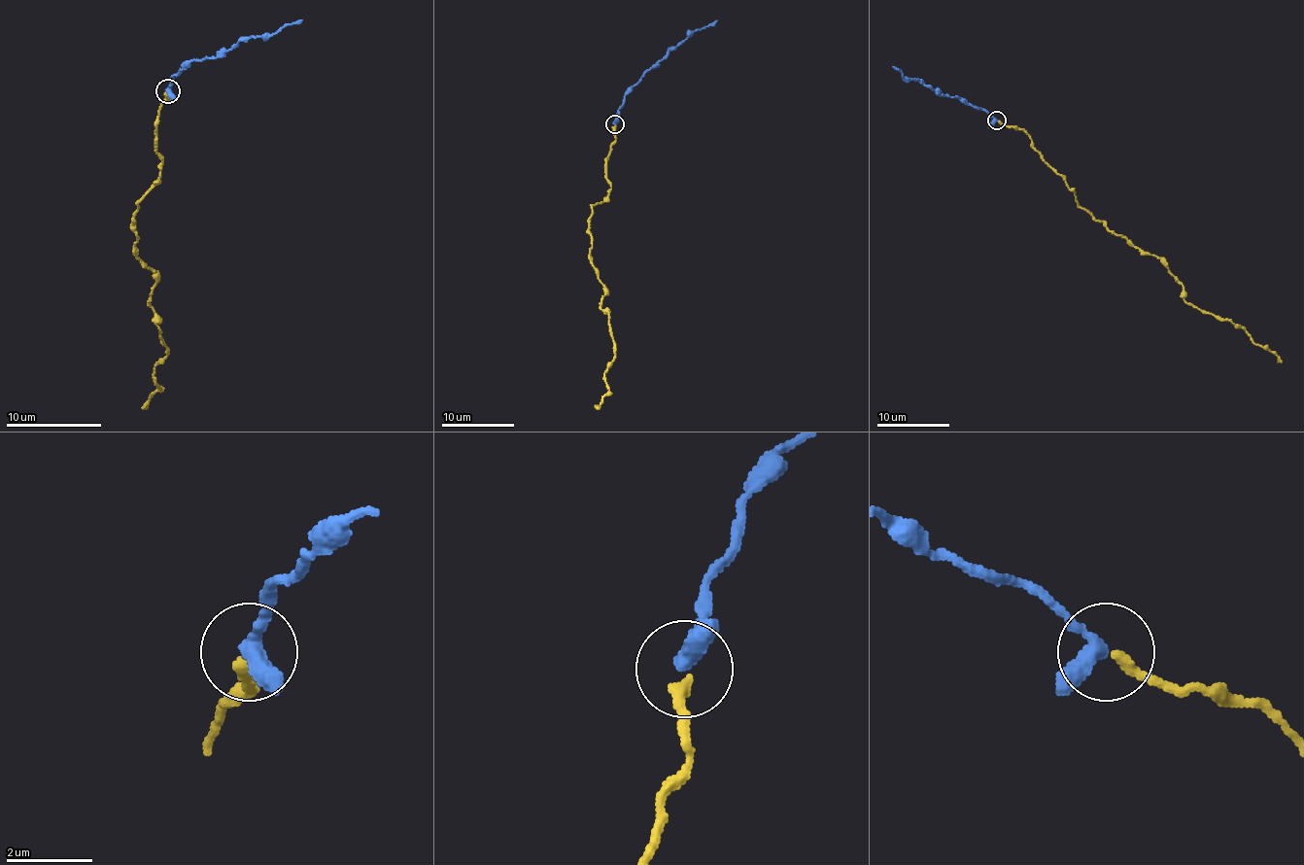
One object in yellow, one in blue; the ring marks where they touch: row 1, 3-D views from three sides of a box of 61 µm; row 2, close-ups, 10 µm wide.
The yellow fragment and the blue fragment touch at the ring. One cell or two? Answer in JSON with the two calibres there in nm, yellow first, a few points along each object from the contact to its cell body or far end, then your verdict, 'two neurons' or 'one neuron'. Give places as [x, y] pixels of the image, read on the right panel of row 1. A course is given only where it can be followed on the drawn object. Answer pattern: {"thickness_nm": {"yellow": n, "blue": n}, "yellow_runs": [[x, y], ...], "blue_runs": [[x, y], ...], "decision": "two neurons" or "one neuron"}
{"thickness_nm": {"yellow": 280, "blue": 340}, "yellow_runs": [[997, 120], [1028, 136], [1080, 206], [1110, 231], [1159, 259], [1186, 302], [1230, 319], [1278, 363]], "blue_runs": [[997, 120], [982, 109], [937, 94], [922, 82], [908, 80], [893, 67]], "decision": "one neuron"}

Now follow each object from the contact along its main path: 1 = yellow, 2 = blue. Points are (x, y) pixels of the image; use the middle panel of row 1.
1: (615, 124), (609, 193), (590, 220), (590, 258), (615, 349), (607, 393), (595, 405)
2: (615, 124), (624, 95), (640, 77), (669, 50), (697, 29), (717, 20)

